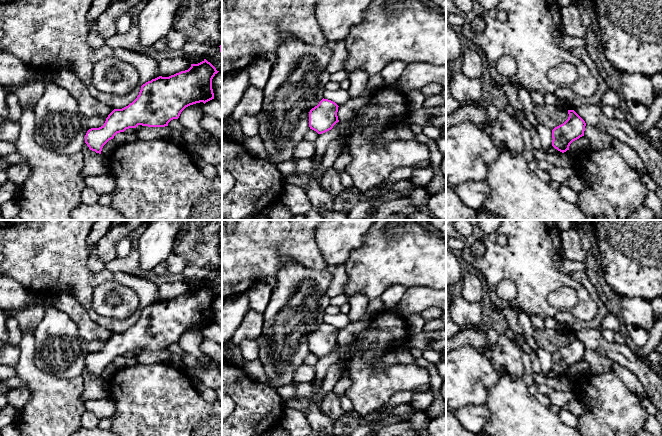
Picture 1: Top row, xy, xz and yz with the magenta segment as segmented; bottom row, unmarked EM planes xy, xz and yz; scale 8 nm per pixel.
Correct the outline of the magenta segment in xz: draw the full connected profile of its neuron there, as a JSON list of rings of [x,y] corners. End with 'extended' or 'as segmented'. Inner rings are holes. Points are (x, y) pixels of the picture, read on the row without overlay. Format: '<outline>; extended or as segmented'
[[[322,323],[317,330],[309,336],[309,351],[318,358],[325,357],[339,346],[338,329],[328,323]]]; as segmented

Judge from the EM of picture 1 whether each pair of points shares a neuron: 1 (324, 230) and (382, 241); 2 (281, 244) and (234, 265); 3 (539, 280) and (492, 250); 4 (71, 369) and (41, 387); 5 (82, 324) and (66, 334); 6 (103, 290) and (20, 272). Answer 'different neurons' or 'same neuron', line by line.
1: different neurons
2: same neuron
3: same neuron
4: different neurons
5: different neurons
6: different neurons

